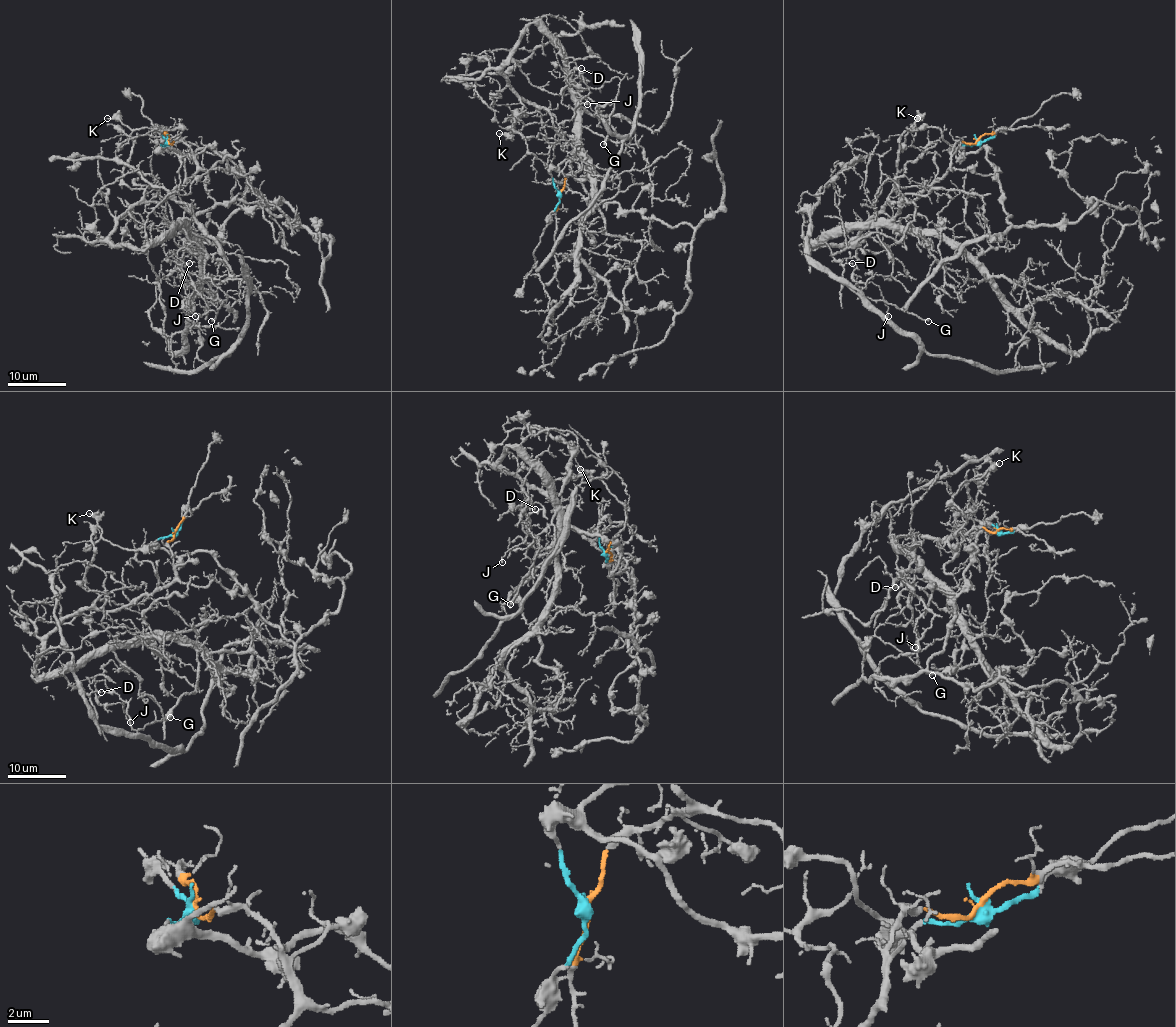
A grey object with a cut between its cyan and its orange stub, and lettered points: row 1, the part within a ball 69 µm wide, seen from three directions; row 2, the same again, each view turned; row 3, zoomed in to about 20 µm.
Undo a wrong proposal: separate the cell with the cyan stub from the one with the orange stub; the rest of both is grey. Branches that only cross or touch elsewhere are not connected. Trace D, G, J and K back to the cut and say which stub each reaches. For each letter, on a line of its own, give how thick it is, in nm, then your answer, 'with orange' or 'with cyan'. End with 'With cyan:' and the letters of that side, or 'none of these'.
D: 180 nm thick; with orange
G: 320 nm thick; with orange
J: 100 nm thick; with orange
K: 220 nm thick; with cyan
With cyan: K

